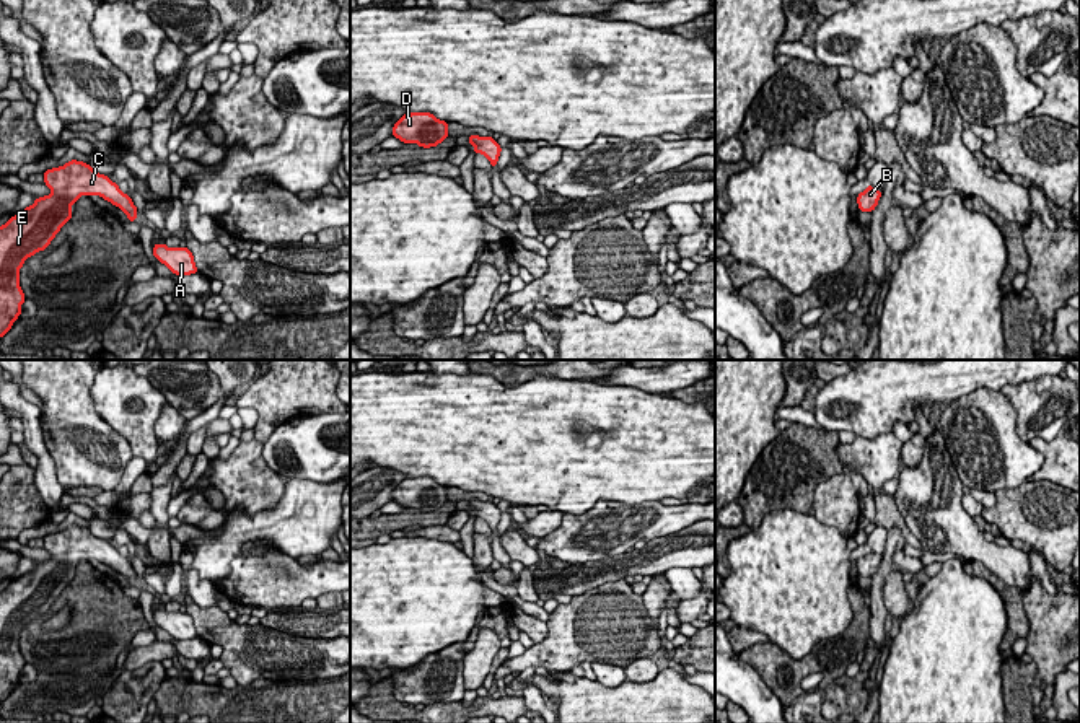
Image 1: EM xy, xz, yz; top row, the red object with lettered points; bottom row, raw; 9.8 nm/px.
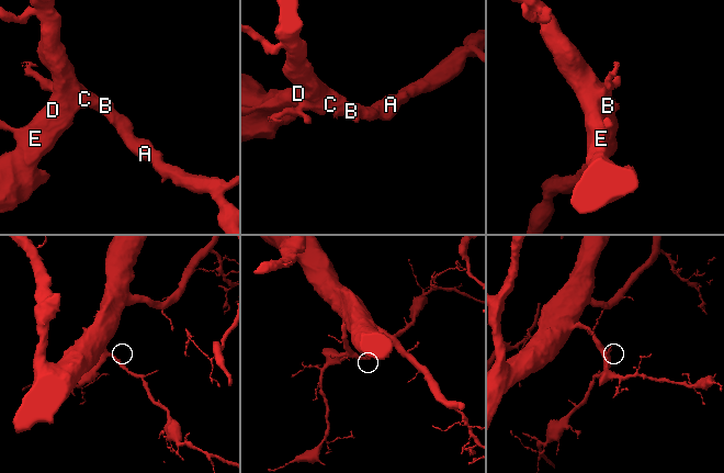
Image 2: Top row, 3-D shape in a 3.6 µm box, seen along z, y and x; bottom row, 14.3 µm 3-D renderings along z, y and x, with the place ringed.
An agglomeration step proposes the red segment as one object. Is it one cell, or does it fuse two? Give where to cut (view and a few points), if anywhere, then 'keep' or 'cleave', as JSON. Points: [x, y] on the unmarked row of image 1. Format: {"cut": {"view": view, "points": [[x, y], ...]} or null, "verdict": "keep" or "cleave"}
{"cut": null, "verdict": "keep"}

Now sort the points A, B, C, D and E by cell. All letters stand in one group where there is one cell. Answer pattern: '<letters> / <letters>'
A B C D E

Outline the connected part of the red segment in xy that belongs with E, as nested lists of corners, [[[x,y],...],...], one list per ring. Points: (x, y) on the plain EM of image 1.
[[[72,524],[42,539],[52,557],[36,563],[0,591],[0,702],[8,699],[26,664],[20,651],[20,633],[28,622],[50,609],[72,583],[72,570],[81,560],[99,560],[121,573],[129,586],[137,583],[138,575],[129,559],[83,526]]]

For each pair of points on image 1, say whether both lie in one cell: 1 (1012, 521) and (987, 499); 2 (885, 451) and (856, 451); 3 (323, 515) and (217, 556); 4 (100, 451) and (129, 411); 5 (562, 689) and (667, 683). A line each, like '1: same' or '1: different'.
1: different
2: same
3: same
4: different
5: same

